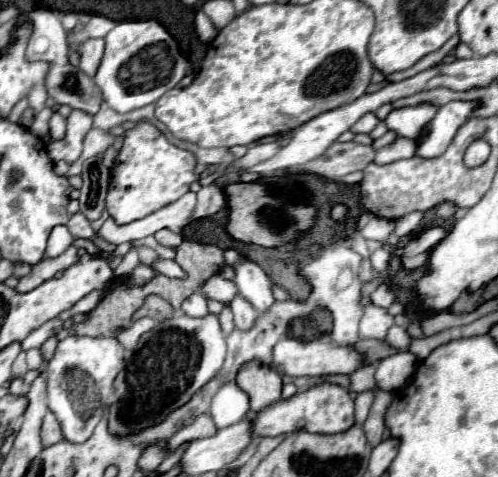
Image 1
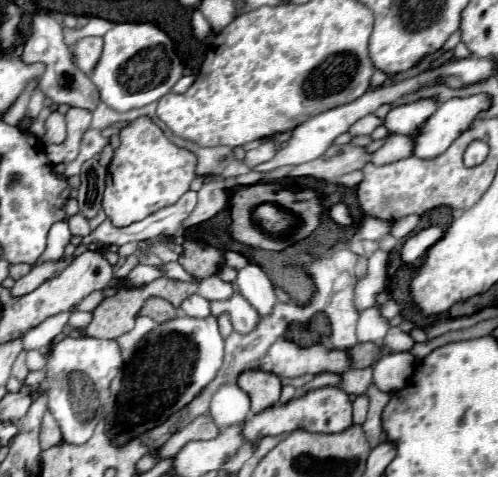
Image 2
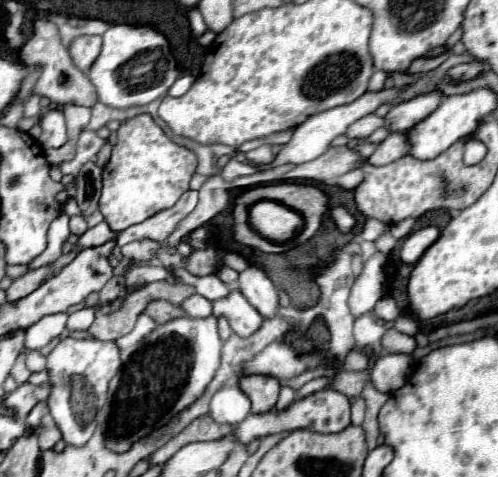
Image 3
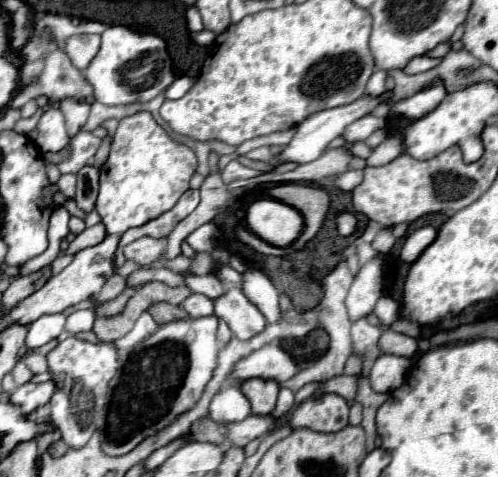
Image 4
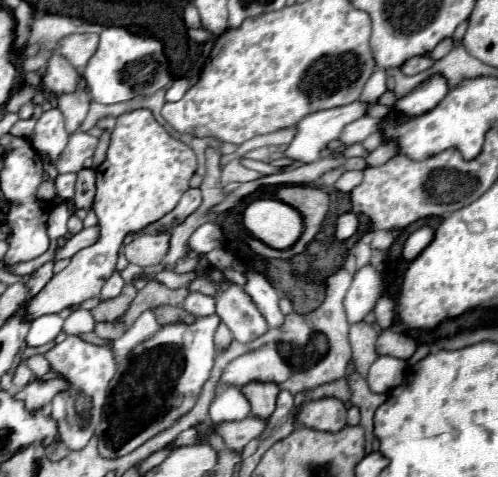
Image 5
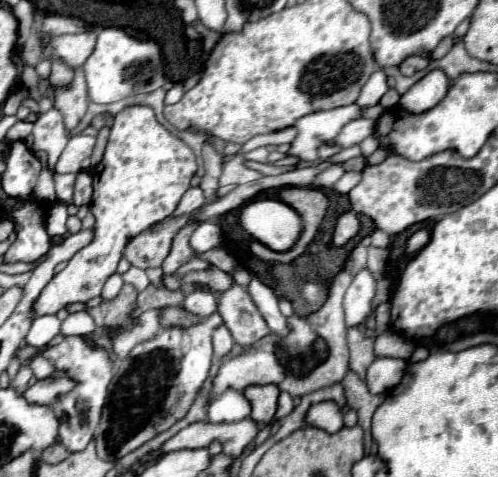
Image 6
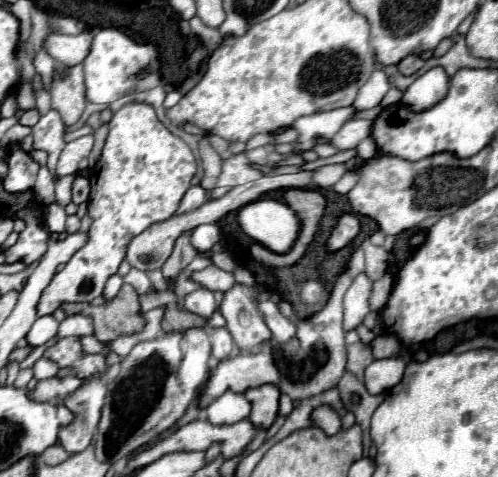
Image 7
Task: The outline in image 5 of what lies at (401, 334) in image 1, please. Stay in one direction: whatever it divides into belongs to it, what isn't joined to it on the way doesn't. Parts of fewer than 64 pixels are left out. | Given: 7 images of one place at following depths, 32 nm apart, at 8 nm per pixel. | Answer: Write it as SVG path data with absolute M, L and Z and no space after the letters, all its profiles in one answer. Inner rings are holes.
M382 330L378 340L376 340L376 352L380 356L394 356L394 358L404 358L408 360L414 350L416 350L416 340L408 334L400 334L394 330Z

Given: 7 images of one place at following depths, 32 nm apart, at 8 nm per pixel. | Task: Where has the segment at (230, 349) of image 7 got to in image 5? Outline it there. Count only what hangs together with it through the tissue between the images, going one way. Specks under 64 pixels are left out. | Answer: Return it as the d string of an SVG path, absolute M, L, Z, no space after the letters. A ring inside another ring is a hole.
M224 322L218 326L214 340L216 340L216 348L218 348L218 352L224 352L224 350L228 348L228 344L232 344L232 334L230 334L230 330L226 328Z

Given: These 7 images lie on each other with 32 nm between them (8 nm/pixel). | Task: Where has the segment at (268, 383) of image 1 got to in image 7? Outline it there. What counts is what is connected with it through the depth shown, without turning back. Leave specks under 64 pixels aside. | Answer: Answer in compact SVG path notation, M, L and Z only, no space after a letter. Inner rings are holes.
M262 384L258 388L250 388L244 392L246 400L252 404L252 412L248 420L262 430L268 430L278 416L278 398L280 390L274 384Z

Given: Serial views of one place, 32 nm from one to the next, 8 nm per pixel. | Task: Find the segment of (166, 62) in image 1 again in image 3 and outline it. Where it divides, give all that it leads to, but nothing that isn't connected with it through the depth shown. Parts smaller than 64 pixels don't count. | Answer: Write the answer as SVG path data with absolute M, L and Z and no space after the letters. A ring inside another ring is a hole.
M116 24L104 32L102 40L104 40L102 52L86 74L96 88L98 102L106 106L128 108L148 104L164 96L168 88L174 84L174 80L180 76L168 40L148 26L138 28L138 26Z

